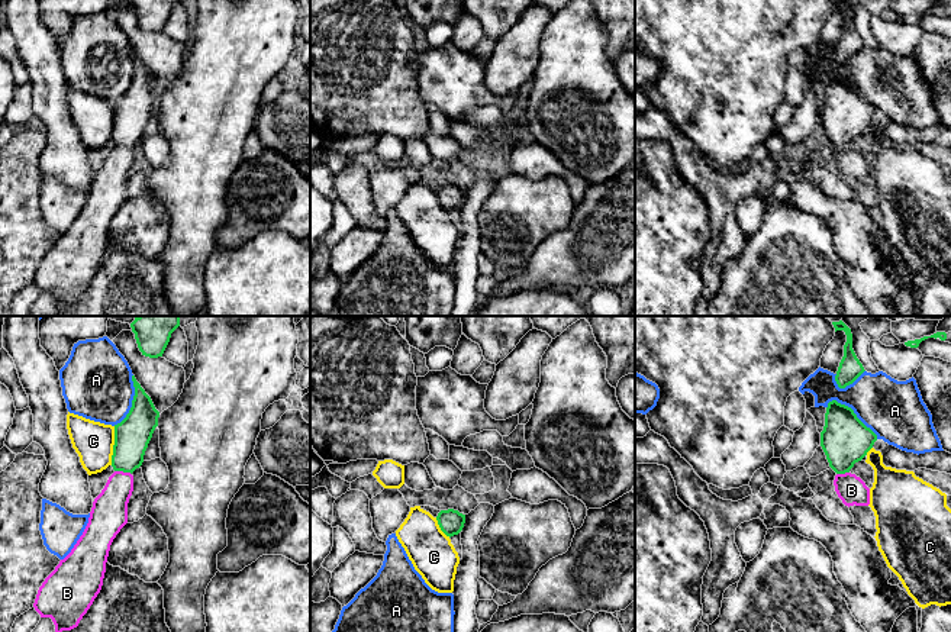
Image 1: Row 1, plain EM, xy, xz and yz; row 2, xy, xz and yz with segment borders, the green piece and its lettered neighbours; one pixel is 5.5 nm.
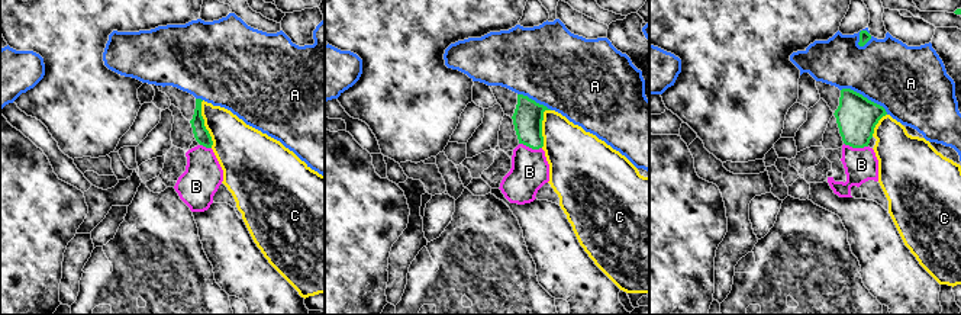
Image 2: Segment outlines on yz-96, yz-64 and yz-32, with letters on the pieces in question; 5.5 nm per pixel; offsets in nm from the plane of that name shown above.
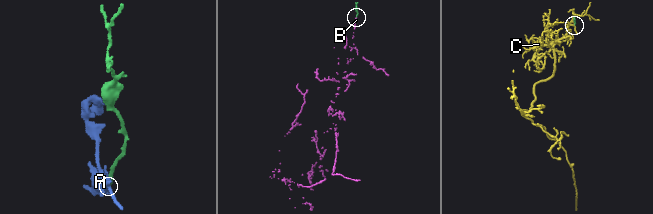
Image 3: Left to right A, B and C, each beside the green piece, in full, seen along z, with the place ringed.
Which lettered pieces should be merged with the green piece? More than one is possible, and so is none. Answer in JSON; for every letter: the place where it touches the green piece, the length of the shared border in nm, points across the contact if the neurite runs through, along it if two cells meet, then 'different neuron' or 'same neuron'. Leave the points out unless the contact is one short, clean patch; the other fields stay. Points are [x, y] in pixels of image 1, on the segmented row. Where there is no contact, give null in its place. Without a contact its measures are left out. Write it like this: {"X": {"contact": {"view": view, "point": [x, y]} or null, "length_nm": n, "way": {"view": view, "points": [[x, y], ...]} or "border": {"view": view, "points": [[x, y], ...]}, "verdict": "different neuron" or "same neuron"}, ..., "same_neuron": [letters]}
{"A": {"contact": {"view": "yz", "point": [853, 412]}, "length_nm": 340, "verdict": "different neuron"}, "B": {"contact": {"view": "xy", "point": [123, 471]}, "length_nm": 100, "way": {"view": "xy", "points": [[132, 435], [123, 471], [109, 513]]}, "verdict": "same neuron"}, "C": {"contact": {"view": "xy", "point": [113, 445]}, "length_nm": 220, "border": {"view": "xy", "points": [[115, 426], [110, 464]]}, "verdict": "different neuron"}, "same_neuron": ["B"]}

